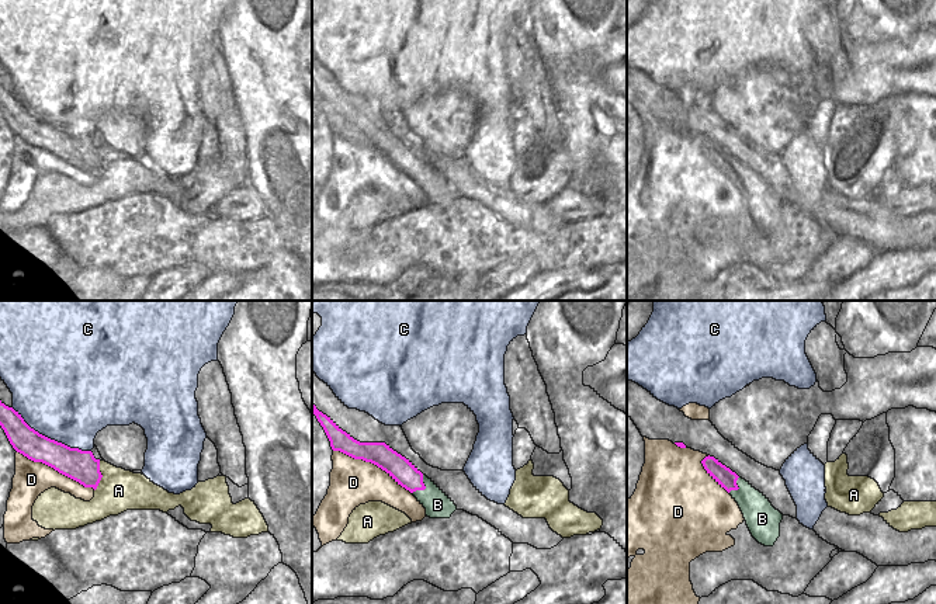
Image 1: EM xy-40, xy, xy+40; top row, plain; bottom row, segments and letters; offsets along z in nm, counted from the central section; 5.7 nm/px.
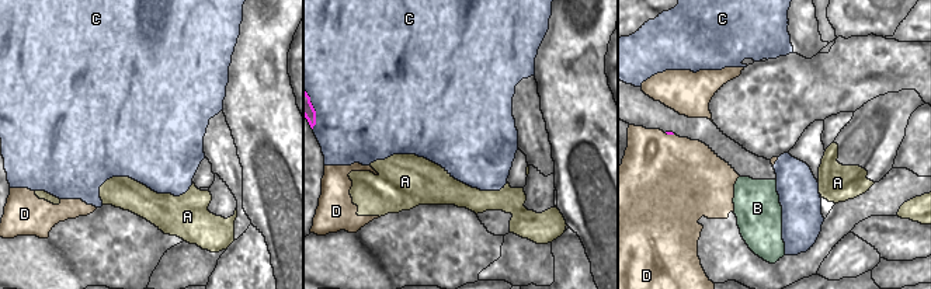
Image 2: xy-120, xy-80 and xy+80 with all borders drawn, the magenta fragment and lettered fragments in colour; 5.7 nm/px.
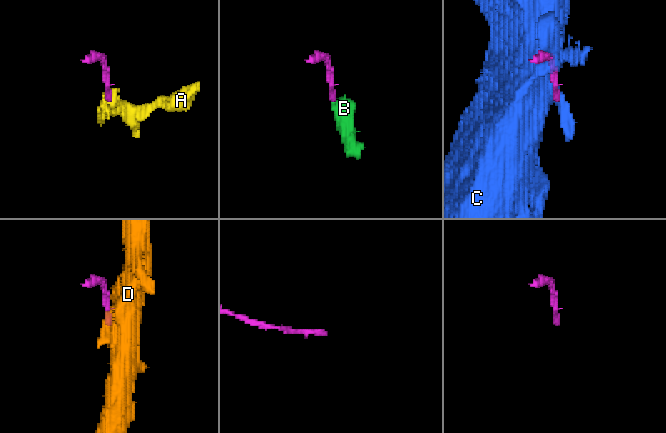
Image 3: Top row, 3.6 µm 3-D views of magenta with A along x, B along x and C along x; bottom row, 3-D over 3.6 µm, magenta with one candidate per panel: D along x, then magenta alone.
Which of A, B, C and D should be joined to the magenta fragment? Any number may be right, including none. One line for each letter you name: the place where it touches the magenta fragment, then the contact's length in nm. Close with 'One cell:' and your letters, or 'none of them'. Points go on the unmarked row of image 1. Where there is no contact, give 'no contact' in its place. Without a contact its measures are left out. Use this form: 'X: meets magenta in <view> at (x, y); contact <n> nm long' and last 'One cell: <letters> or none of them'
A: meets magenta in xy-40 at (101, 162); contact 180 nm long
One cell: A

